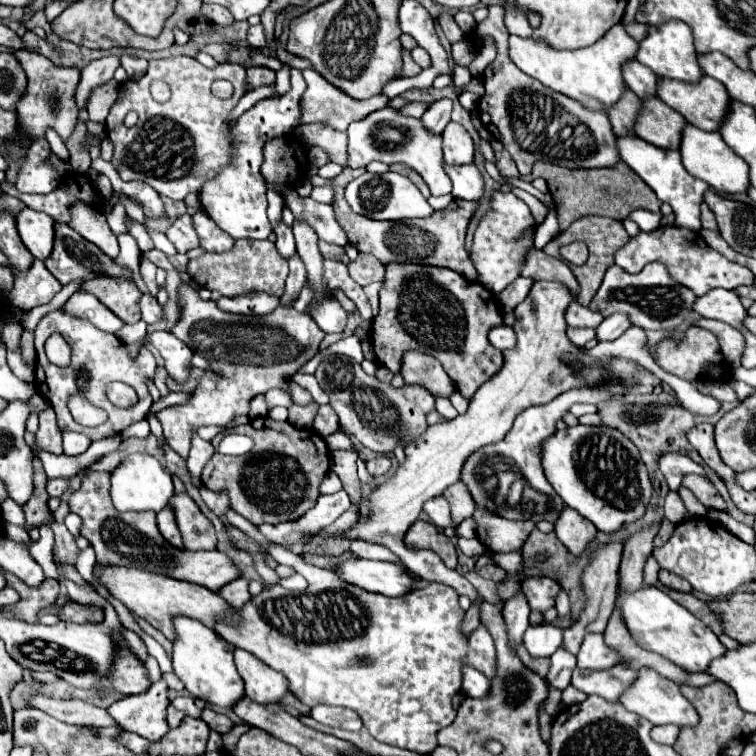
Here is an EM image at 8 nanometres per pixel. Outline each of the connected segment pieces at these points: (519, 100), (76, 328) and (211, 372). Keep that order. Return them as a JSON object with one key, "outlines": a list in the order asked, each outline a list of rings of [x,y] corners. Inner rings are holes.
{"outlines":[[[[488,6],[488,16],[468,34],[470,42],[474,40],[476,52],[482,50],[486,38],[496,42],[496,60],[488,64],[482,74],[486,92],[478,100],[478,112],[484,128],[506,146],[520,174],[528,176],[536,160],[564,168],[608,168],[620,162],[616,136],[606,112],[588,110],[586,106],[580,106],[580,102],[542,86],[536,78],[518,70],[508,58],[508,36],[510,34],[504,26],[504,8],[500,6]]],[[[64,308],[60,310],[54,310],[50,314],[46,314],[44,318],[40,318],[38,326],[36,326],[36,332],[34,332],[34,344],[36,344],[36,386],[38,390],[50,400],[56,416],[58,416],[58,424],[62,430],[72,430],[72,432],[82,432],[86,436],[90,436],[92,440],[98,440],[98,438],[108,438],[108,436],[116,436],[120,434],[126,426],[134,424],[134,422],[140,422],[146,418],[150,406],[152,406],[152,396],[146,388],[146,378],[152,378],[154,376],[154,370],[156,370],[156,362],[154,362],[154,356],[148,352],[148,348],[144,346],[140,350],[140,354],[132,360],[128,356],[128,350],[126,346],[114,336],[114,334],[108,334],[108,332],[102,332],[98,330],[96,326],[92,326],[88,320],[80,320],[72,314],[66,314]],[[50,334],[62,334],[62,338],[68,342],[68,346],[72,348],[72,362],[70,366],[66,368],[60,368],[60,366],[54,366],[52,362],[48,362],[46,354],[44,354],[44,342]],[[110,382],[126,382],[128,386],[132,386],[138,394],[138,402],[136,406],[132,408],[118,408],[114,406],[108,398],[106,398],[106,384]],[[70,394],[82,394],[86,396],[90,402],[94,402],[96,406],[104,408],[108,412],[108,420],[96,428],[86,428],[86,426],[80,426],[68,406],[66,406],[66,400]]],[[[186,282],[178,288],[178,306],[180,318],[170,332],[210,364],[186,404],[170,406],[156,414],[168,446],[186,460],[192,428],[230,424],[236,416],[248,414],[254,396],[264,394],[270,388],[280,388],[290,395],[290,378],[316,354],[324,332],[310,316],[298,314],[284,304],[278,304],[268,316],[228,314],[220,310],[214,300],[200,300],[198,292]]]]}

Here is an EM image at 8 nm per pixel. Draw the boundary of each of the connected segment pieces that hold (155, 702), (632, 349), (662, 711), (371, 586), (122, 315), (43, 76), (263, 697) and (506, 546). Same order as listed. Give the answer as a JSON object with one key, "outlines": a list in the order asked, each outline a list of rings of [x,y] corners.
{"outlines":[[[[158,680],[148,692],[138,696],[126,696],[108,708],[116,726],[126,732],[140,734],[150,742],[158,742],[170,728],[166,722],[168,708],[168,686]]],[[[636,326],[628,328],[626,334],[616,340],[599,342],[591,349],[583,347],[582,350],[595,358],[630,358],[642,364],[646,370],[652,370],[654,374],[660,372],[652,354],[646,350],[646,332]]],[[[640,668],[638,670],[636,680],[632,682],[632,686],[628,690],[624,690],[624,694],[620,696],[620,704],[628,712],[634,712],[634,714],[642,716],[642,718],[650,720],[656,726],[676,724],[676,726],[684,728],[684,726],[696,726],[698,724],[698,714],[696,714],[694,706],[682,696],[676,682],[656,674],[656,670],[652,670],[652,668]]],[[[344,560],[334,570],[336,576],[352,586],[366,592],[376,592],[384,596],[402,596],[410,592],[414,580],[402,570],[402,566],[376,560]]],[[[90,278],[82,290],[92,292],[106,308],[110,308],[122,322],[134,324],[140,320],[138,300],[142,292],[126,278]]],[[[18,50],[14,52],[14,56],[22,64],[26,78],[28,78],[24,98],[20,98],[18,102],[18,120],[22,126],[22,132],[26,132],[26,136],[30,136],[30,140],[35,142],[44,136],[48,126],[52,126],[54,130],[74,130],[76,118],[78,118],[78,110],[74,104],[74,92],[80,80],[80,72],[76,68],[56,66],[44,56],[30,56],[30,54],[20,56]]],[[[236,648],[234,662],[244,680],[244,694],[254,702],[276,704],[288,692],[288,680],[268,664],[260,662],[254,654]]],[[[476,508],[474,518],[478,520],[478,540],[492,552],[512,552],[522,548],[524,540],[534,530],[532,522],[512,522],[498,518],[492,512]]]]}

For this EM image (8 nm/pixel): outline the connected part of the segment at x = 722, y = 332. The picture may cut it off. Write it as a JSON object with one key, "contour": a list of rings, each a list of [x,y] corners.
{"contour":[[[698,318],[692,324],[708,330],[708,332],[712,332],[718,338],[718,342],[722,346],[722,352],[724,352],[726,360],[730,362],[730,366],[732,368],[738,368],[740,366],[740,356],[742,356],[742,350],[746,346],[744,336],[742,336],[740,330],[736,330],[734,326],[728,326],[724,322],[708,320],[708,318]]]}

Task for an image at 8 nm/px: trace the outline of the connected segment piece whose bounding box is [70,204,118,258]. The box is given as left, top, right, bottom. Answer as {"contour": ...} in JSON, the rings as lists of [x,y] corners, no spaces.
{"contour":[[[86,204],[72,206],[70,228],[78,230],[88,242],[96,244],[104,254],[108,254],[108,258],[118,256],[118,240],[108,228],[104,214],[100,214],[98,210],[88,208]]]}

